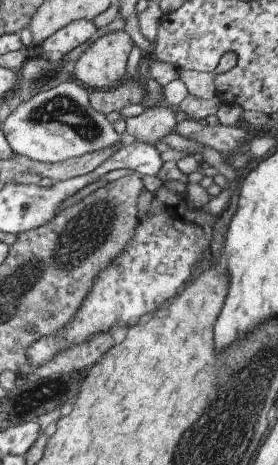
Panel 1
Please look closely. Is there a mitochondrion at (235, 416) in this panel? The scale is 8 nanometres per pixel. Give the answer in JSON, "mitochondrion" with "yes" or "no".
{"mitochondrion":"yes"}

